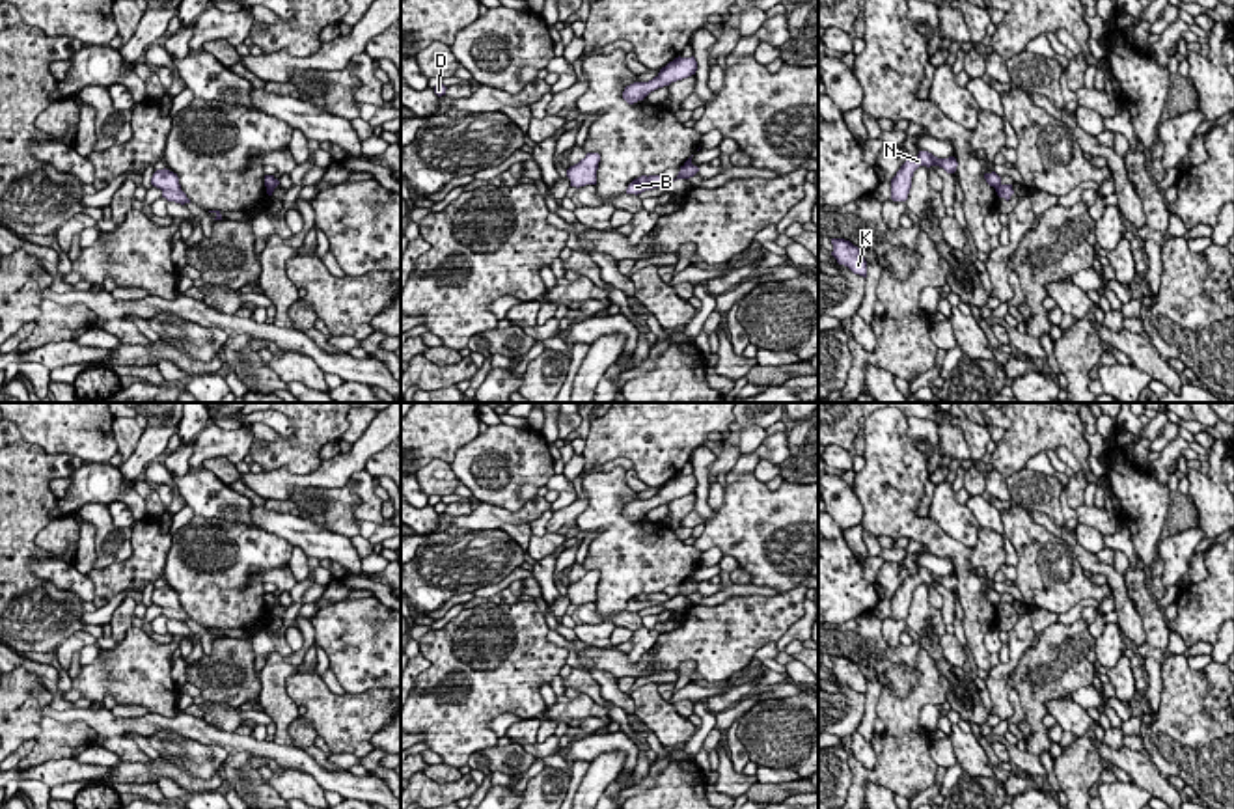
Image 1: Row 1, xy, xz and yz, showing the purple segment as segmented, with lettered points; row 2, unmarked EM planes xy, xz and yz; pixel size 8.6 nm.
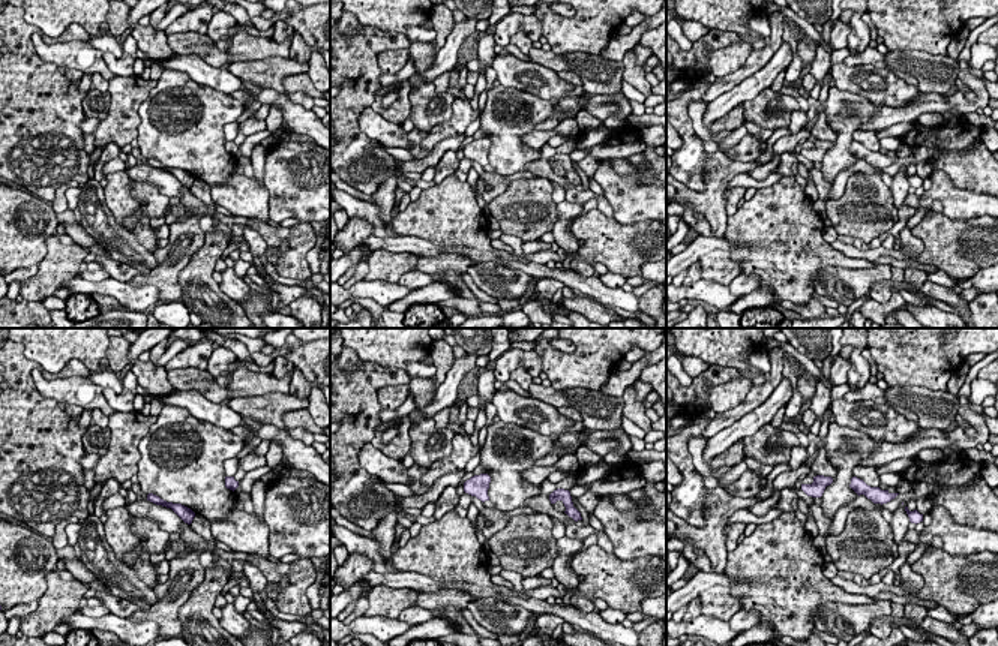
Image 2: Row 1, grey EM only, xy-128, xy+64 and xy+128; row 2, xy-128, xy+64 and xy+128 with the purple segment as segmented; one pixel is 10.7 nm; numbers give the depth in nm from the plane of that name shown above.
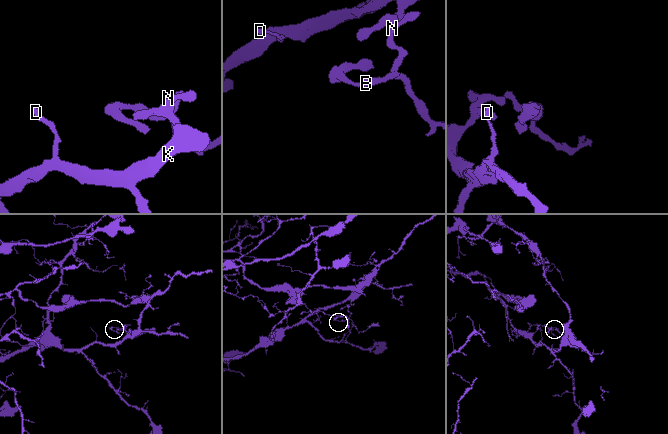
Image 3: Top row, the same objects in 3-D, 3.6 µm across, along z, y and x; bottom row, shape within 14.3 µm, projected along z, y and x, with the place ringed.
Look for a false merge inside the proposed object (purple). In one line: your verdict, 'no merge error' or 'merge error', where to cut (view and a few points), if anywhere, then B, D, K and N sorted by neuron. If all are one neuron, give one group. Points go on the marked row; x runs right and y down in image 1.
merge error; cut in xy along (267, 185), (274, 187); B / D K N

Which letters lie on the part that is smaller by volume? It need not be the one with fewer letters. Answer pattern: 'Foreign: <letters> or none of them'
Foreign: B

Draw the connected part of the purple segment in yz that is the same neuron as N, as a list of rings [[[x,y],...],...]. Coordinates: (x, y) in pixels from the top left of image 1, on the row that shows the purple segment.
[[[919,151],[917,157],[913,158],[906,158],[906,162],[900,166],[900,170],[897,171],[897,175],[891,179],[891,199],[893,201],[906,201],[910,188],[912,188],[912,177],[913,171],[919,166],[939,166],[943,168],[947,173],[954,173],[956,171],[956,158],[949,157],[949,158],[938,158],[928,151]]]

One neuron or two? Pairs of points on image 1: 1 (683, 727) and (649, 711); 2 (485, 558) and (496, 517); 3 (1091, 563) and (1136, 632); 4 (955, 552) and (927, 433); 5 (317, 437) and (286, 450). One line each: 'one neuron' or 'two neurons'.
1: one neuron
2: two neurons
3: one neuron
4: two neurons
5: one neuron

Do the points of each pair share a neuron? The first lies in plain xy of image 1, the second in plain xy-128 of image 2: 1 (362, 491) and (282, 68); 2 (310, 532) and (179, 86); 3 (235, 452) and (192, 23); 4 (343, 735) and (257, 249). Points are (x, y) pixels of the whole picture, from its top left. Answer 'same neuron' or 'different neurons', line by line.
1: different neurons
2: different neurons
3: same neuron
4: different neurons

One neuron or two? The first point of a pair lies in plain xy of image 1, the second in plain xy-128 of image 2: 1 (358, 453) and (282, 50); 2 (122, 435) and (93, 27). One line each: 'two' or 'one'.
1: one
2: two

